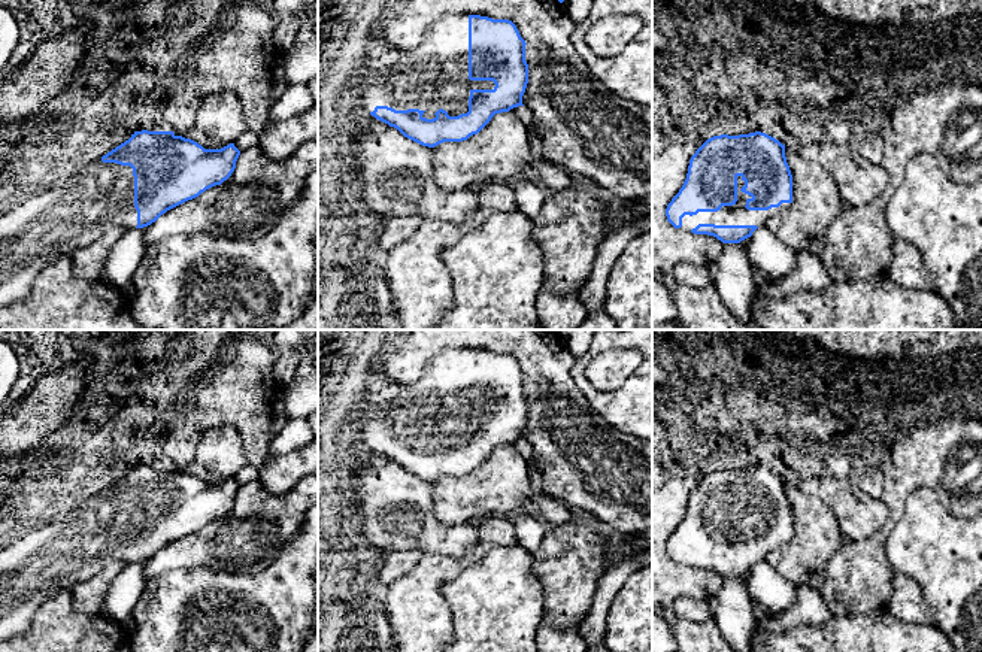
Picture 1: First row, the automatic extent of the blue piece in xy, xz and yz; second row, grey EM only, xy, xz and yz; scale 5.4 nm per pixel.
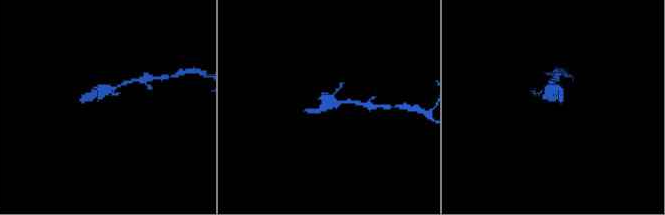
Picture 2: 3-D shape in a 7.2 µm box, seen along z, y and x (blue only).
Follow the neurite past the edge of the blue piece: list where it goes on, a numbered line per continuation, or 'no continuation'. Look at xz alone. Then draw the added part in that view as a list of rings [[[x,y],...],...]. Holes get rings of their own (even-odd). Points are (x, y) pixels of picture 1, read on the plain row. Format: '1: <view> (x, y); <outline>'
1: xz (433, 409); [[[448,349],[434,357],[419,379],[397,385],[397,395],[379,401],[376,415],[369,416],[361,427],[360,440],[373,446],[376,440],[395,445],[419,443],[422,452],[433,454],[443,443],[449,451],[469,446],[472,424],[494,424],[492,415],[469,413],[469,349]]]

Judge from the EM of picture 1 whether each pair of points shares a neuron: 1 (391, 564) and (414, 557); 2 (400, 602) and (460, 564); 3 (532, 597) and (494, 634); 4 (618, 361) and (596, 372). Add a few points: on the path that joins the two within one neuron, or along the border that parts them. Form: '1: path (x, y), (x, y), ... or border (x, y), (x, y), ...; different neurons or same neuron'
1: path (397, 563), (408, 560); same neuron
2: path (415, 593), (439, 569), (445, 569); same neuron
3: path (523, 606), (503, 625); same neuron
4: path (612, 367), (602, 372); same neuron

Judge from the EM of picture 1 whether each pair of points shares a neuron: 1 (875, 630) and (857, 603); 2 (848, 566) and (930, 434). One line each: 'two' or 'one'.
1: two
2: one

